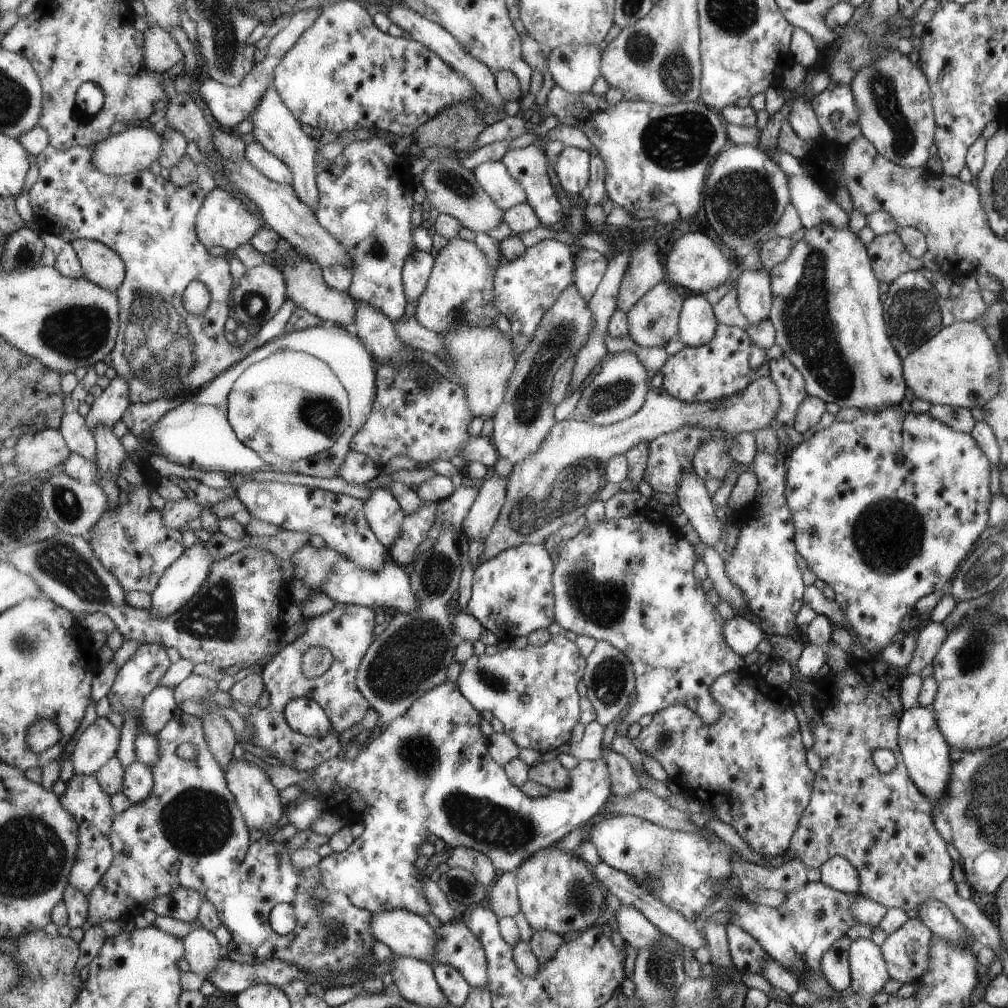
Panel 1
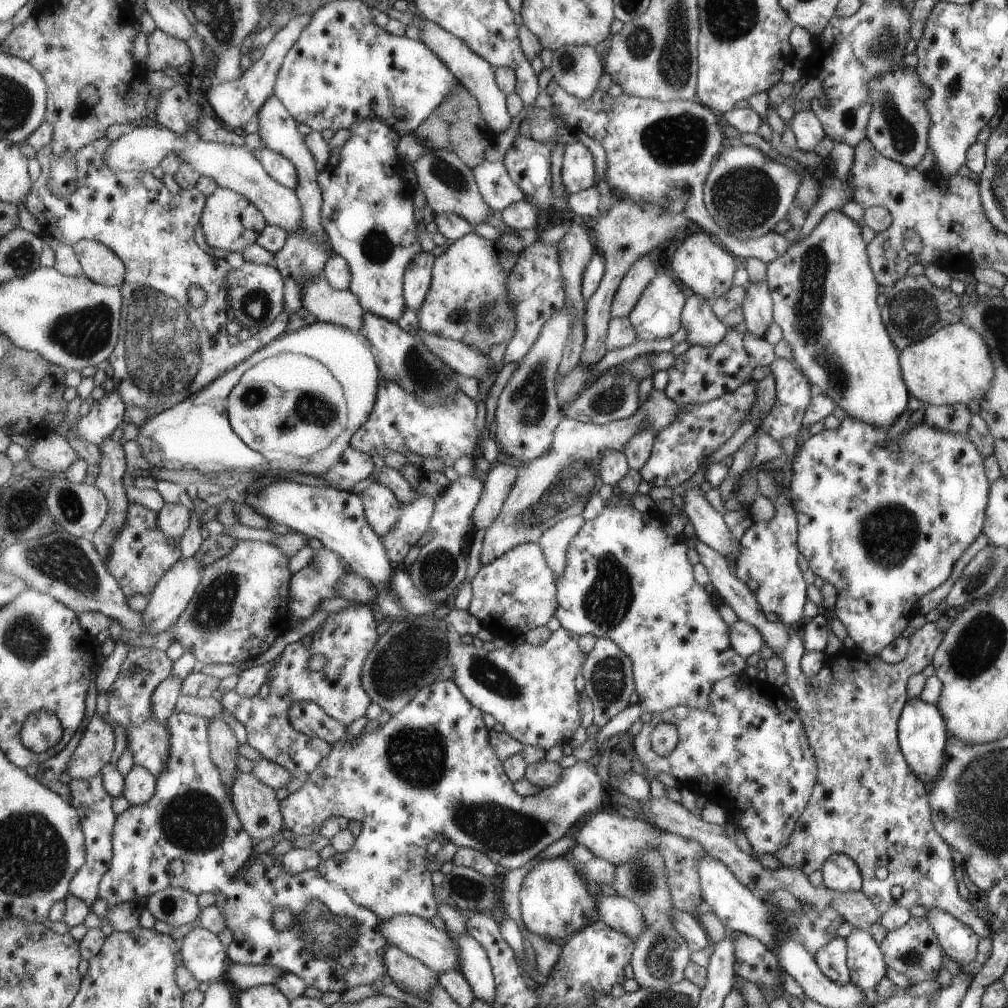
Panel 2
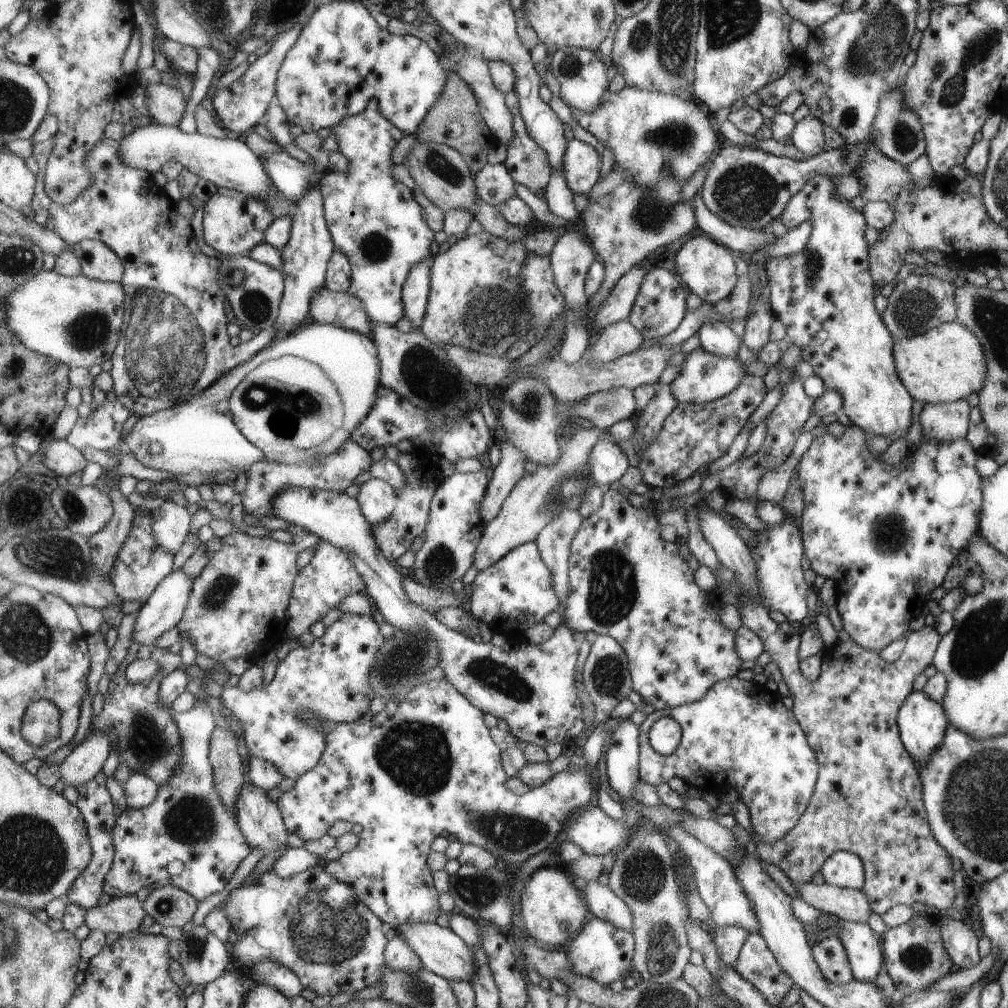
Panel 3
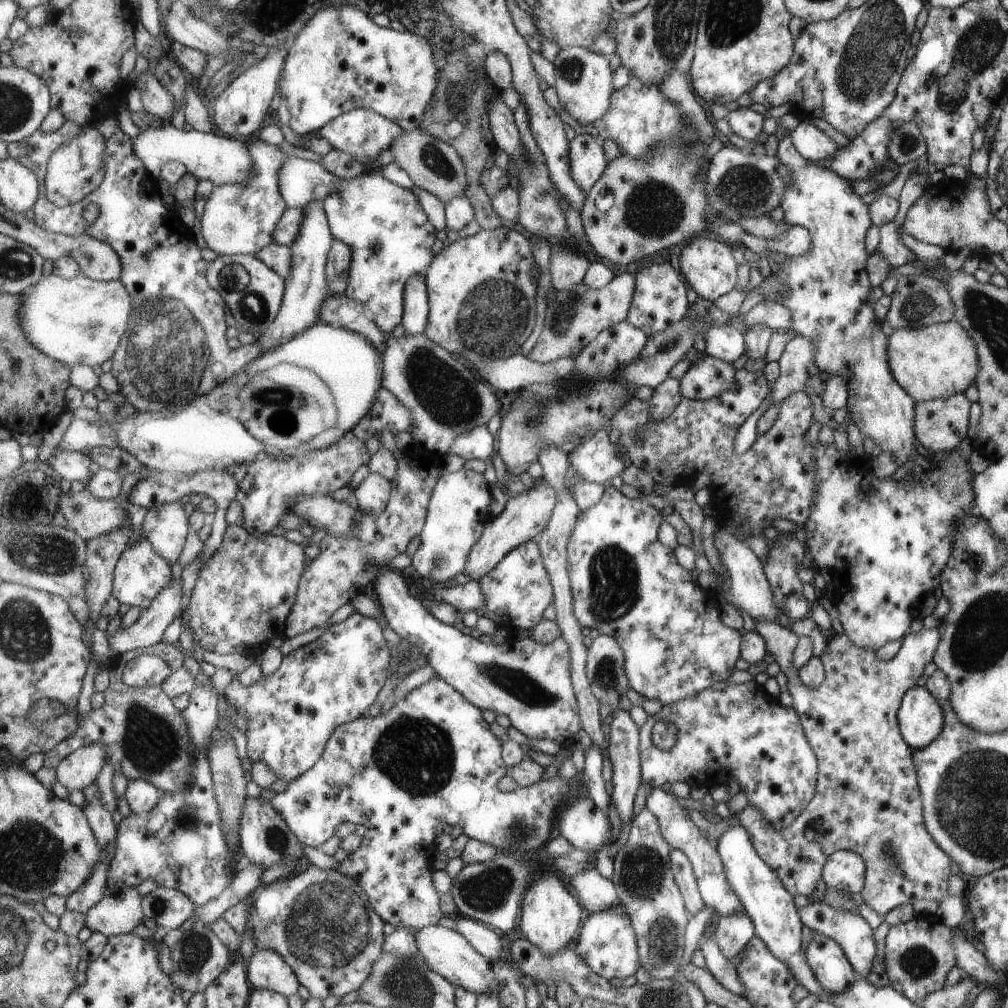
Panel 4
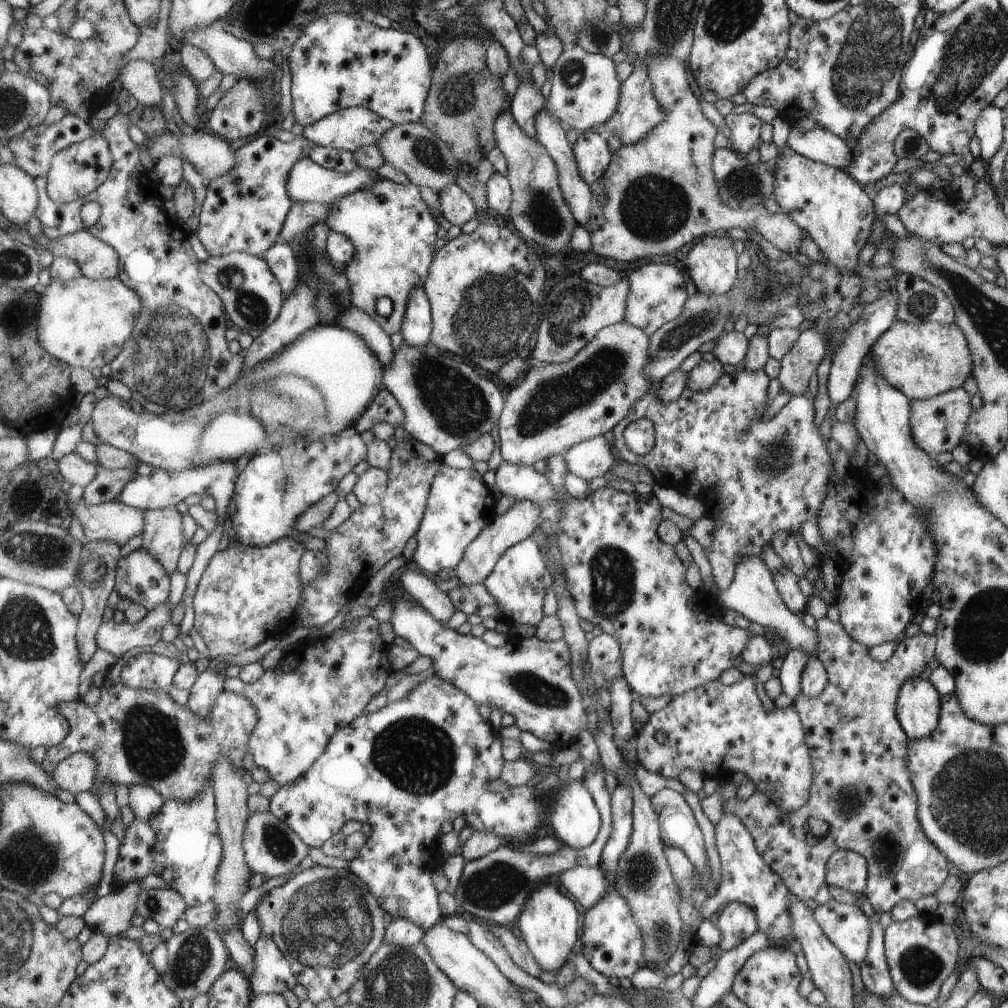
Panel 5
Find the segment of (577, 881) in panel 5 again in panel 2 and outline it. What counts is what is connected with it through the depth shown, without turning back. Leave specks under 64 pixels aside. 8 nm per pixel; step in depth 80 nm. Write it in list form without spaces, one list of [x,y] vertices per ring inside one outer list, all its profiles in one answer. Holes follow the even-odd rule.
[[[601,894],[598,898],[600,920],[614,931],[635,942],[640,931],[646,928],[640,908],[630,900],[619,896]]]

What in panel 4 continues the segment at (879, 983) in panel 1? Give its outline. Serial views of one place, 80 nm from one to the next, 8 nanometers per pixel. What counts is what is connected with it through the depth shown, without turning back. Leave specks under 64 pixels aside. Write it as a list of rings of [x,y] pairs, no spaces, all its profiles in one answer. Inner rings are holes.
[[[809,903],[797,909],[799,918],[805,926],[838,942],[858,978],[867,976],[874,964],[875,942],[873,942],[871,926],[867,926],[867,922],[861,920],[859,914],[854,915],[845,911],[838,911],[822,903]]]

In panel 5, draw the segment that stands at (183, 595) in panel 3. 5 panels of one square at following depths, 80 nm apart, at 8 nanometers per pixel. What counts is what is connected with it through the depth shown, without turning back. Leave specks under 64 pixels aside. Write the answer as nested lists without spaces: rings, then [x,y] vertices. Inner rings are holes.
[[[165,601],[149,610],[137,623],[119,623],[111,619],[101,624],[96,637],[98,648],[118,658],[136,647],[148,650],[160,640],[161,630],[169,622],[171,611],[169,602]]]

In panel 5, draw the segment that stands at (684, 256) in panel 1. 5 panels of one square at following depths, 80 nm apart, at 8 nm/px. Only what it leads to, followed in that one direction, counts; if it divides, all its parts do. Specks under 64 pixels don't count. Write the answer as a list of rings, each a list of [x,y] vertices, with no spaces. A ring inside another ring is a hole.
[[[726,236],[701,238],[687,252],[686,266],[691,281],[703,294],[726,294],[735,283],[735,250]]]

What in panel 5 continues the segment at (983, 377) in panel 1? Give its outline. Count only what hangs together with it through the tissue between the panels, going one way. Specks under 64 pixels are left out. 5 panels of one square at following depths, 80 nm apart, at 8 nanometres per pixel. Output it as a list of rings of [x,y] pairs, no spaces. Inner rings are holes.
[[[895,320],[870,346],[867,359],[873,370],[878,370],[895,390],[902,391],[908,399],[927,399],[957,388],[973,373],[969,344],[954,322],[941,324],[929,321],[912,325]]]

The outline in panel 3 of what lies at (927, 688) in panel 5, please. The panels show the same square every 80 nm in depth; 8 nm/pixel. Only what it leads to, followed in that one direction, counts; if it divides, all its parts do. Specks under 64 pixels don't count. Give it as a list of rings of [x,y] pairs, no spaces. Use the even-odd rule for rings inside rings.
[[[911,691],[911,694],[906,696],[906,700],[898,710],[897,723],[902,745],[917,767],[924,765],[930,759],[930,754],[942,744],[942,738],[949,728],[949,722],[941,704],[930,699],[923,691]]]

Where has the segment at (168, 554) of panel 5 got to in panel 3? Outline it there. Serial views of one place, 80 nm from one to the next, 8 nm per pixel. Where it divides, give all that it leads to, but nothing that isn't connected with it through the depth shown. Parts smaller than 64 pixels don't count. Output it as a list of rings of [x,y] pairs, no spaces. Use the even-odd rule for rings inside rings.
[[[165,499],[159,508],[149,512],[151,530],[163,550],[178,551],[189,530],[190,516],[184,506]]]

